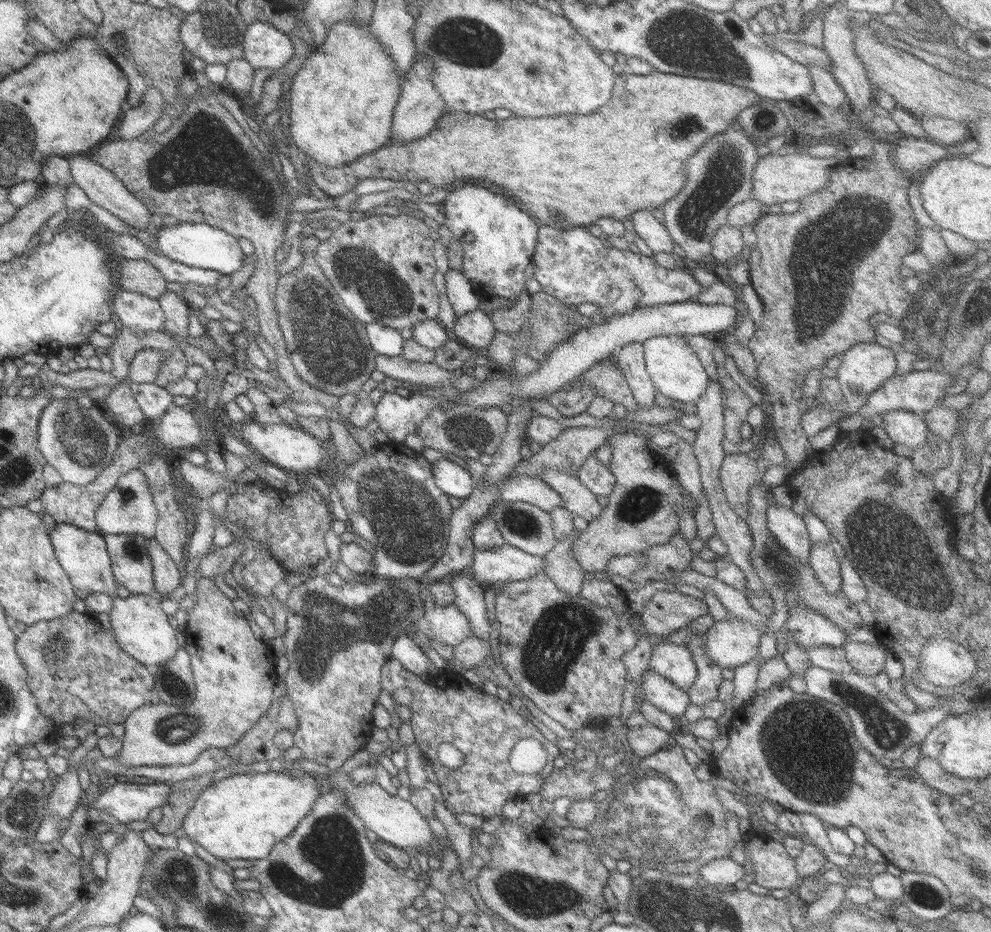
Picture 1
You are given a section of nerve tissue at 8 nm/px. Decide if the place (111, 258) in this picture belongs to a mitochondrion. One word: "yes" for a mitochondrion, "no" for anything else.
no

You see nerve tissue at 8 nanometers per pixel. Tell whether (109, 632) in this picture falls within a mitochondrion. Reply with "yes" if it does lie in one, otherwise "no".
no

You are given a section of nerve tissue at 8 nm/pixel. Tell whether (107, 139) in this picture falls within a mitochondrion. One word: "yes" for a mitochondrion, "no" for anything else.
no

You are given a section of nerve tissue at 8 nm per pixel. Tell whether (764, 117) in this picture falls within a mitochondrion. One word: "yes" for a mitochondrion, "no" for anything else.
no

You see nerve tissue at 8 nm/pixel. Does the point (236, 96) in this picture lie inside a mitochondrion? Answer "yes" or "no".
no

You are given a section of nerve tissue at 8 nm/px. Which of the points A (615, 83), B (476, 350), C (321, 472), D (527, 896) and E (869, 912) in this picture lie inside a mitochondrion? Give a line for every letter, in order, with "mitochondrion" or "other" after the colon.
A: other
B: other
C: other
D: mitochondrion
E: other

